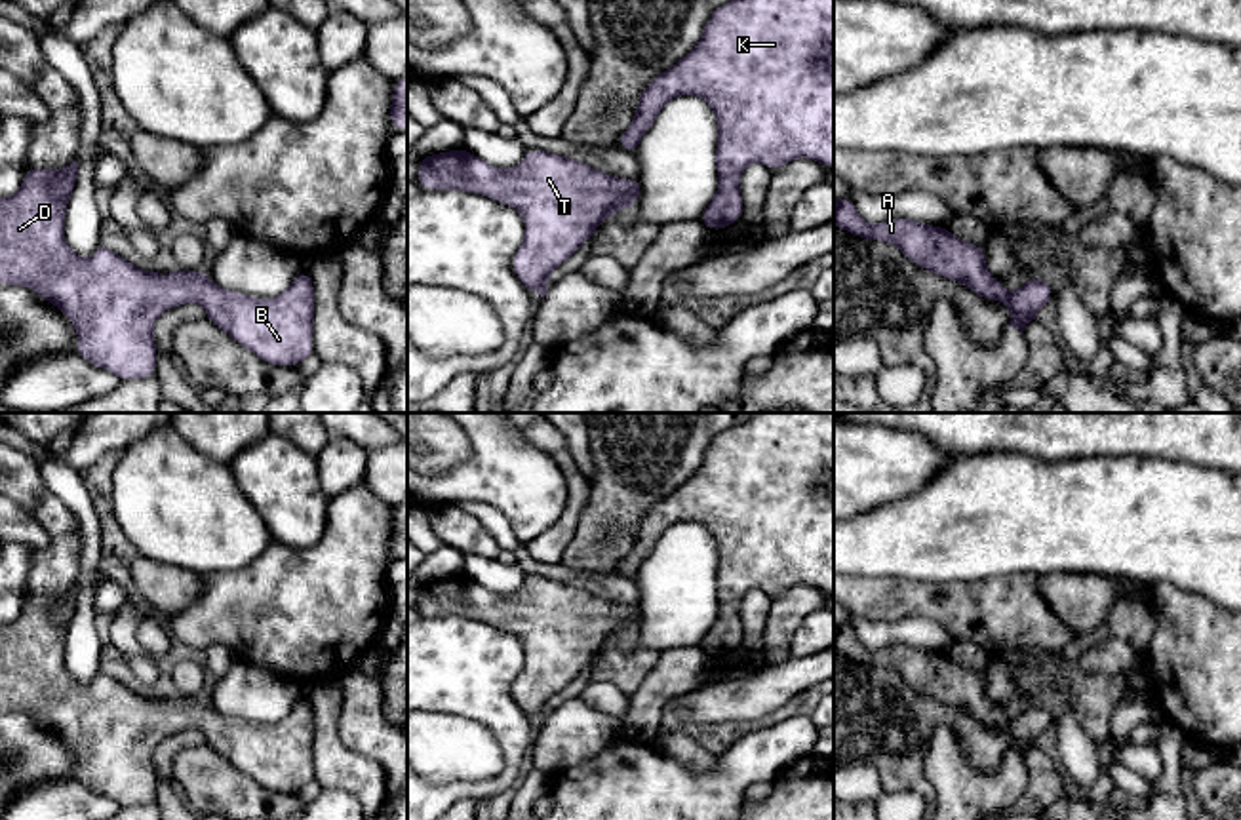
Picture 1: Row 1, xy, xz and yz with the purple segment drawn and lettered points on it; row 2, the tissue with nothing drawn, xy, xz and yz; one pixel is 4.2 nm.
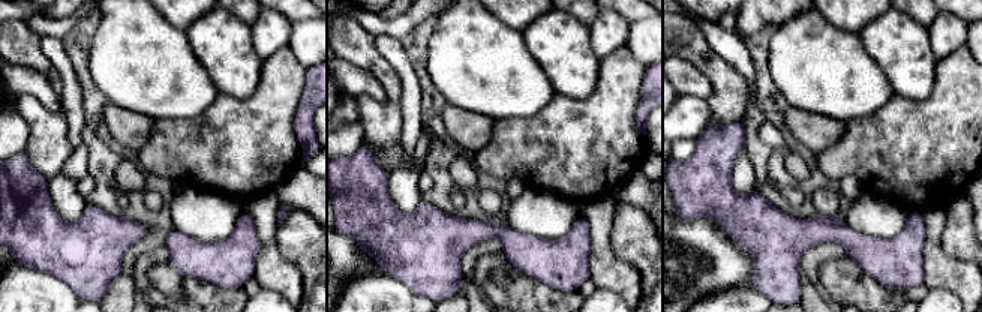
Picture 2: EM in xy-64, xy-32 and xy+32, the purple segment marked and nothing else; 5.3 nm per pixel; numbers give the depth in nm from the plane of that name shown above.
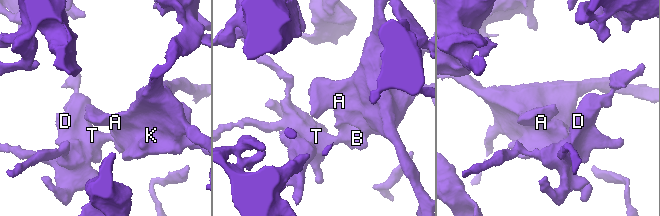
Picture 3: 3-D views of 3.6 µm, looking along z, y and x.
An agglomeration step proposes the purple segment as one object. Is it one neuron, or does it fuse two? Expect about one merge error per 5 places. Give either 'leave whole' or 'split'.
leave whole

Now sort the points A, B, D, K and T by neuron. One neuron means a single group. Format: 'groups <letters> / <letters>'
groups A B D K T

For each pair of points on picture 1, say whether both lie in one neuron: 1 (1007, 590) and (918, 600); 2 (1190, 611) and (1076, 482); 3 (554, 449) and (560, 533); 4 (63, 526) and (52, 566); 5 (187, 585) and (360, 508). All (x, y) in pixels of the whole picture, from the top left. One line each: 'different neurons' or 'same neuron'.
1: same neuron
2: different neurons
3: same neuron
4: same neuron
5: different neurons

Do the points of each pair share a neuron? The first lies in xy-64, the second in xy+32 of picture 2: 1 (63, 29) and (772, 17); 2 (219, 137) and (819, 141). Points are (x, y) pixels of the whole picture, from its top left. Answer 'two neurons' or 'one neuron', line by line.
1: one neuron
2: two neurons

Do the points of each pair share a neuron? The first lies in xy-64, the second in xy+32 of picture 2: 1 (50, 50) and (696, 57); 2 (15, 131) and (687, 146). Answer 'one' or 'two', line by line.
1: two
2: one

